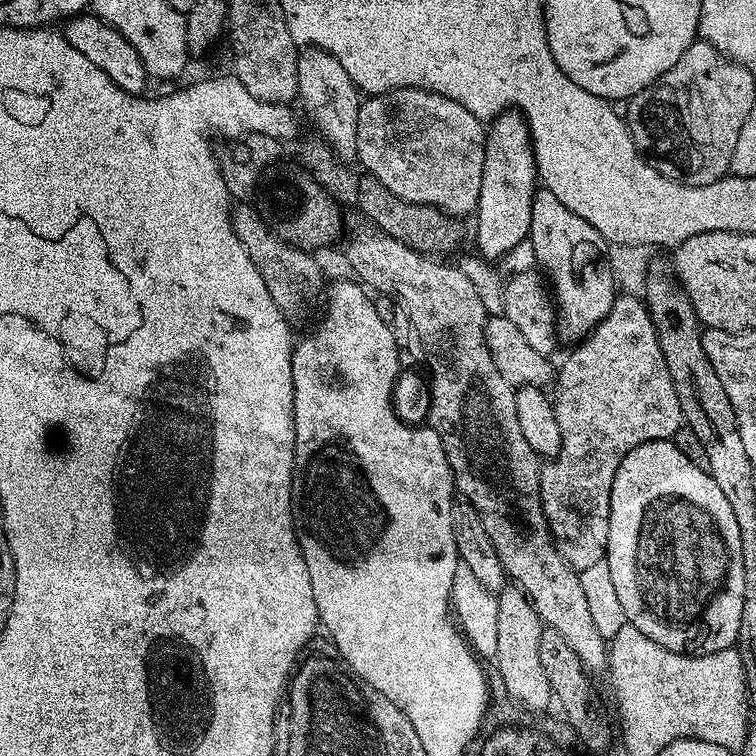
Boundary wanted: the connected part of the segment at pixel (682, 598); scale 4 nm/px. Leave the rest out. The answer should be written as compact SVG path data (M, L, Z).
M655 440L639 444L618 466L618 474L614 478L614 486L610 494L610 538L608 539L608 555L610 575L614 581L614 590L622 602L622 610L628 623L634 625L646 638L658 642L671 652L683 652L686 656L705 656L721 652L733 647L738 638L738 626L742 623L742 606L746 594L746 570L742 562L742 538L738 534L738 522L734 519L734 510L730 510L730 502L726 502L726 494L714 482L710 473L698 470L682 450L672 440Z

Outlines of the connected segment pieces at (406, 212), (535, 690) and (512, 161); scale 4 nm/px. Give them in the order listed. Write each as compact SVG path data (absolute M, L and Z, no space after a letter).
M367 174L360 176L358 186L358 200L355 207L364 211L364 216L379 231L392 236L398 242L410 246L421 254L440 254L436 252L452 252L460 244L464 236L464 228L459 219L449 216L447 212L438 210L434 206L425 204L411 204L386 190L382 182L378 182L373 176Z
M505 586L496 596L498 610L498 642L494 657L495 668L502 674L502 682L512 693L533 707L540 707L548 696L545 668L542 667L542 653L538 651L538 641L542 639L542 623L539 614L528 600L528 595L515 586Z
M509 110L491 121L484 141L484 165L482 166L482 190L478 194L476 211L476 248L488 260L503 261L510 250L529 239L532 200L538 191L536 155L532 153L532 135L528 133L528 123L515 110Z

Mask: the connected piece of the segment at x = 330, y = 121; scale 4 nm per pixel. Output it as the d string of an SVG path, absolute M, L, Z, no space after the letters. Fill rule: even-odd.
M305 47L296 57L298 62L299 103L304 103L304 112L312 119L318 136L335 153L340 162L356 160L356 139L358 138L358 110L362 93L356 83L346 74L342 62L321 48Z

